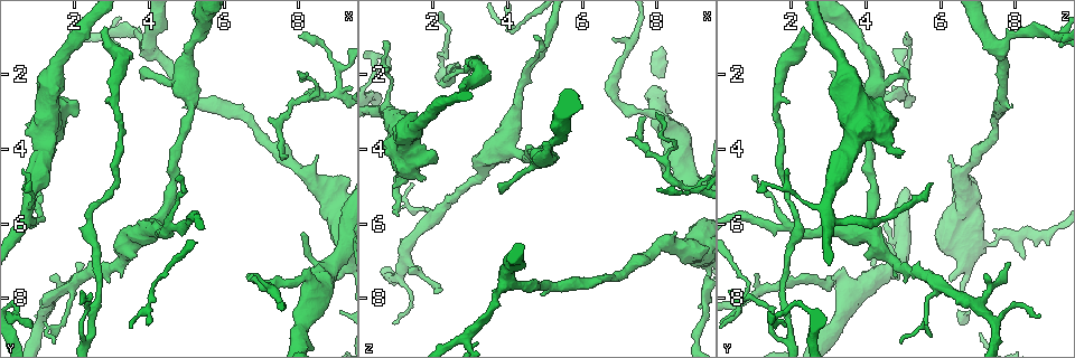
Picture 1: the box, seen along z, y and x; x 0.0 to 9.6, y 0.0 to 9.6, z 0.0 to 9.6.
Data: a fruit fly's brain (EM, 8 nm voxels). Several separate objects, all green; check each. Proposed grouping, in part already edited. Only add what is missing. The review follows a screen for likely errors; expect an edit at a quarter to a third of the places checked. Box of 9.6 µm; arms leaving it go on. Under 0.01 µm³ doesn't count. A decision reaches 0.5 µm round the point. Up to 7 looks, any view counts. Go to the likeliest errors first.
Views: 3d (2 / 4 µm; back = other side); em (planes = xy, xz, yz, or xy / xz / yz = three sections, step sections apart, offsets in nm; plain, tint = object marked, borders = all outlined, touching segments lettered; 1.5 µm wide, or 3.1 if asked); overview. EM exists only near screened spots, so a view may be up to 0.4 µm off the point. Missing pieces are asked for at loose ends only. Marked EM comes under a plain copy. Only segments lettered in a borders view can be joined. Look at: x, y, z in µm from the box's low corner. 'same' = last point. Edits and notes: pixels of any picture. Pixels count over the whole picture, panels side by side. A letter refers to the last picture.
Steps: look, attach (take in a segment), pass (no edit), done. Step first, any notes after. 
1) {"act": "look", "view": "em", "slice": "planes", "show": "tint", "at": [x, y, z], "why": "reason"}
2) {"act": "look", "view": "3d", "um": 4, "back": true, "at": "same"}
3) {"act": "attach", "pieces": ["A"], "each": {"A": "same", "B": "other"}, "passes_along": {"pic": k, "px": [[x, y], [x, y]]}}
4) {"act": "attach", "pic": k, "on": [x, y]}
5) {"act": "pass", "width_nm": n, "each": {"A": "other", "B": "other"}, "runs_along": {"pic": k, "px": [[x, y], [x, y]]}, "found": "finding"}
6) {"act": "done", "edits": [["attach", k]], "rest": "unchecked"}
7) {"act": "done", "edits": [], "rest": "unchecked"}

{"act": "look", "view": "em", "slice": "planes", "show": "borders", "at": [8.00, 1.95, 3.00]}

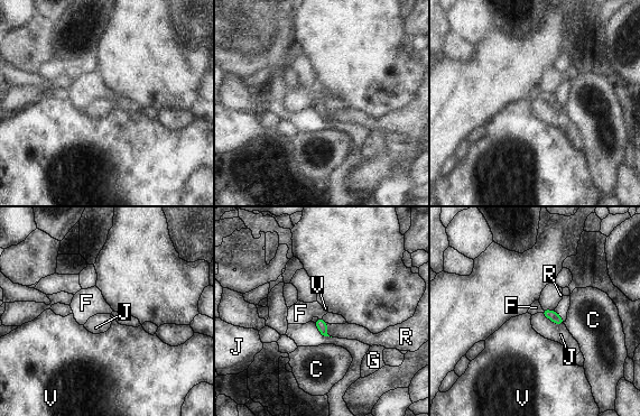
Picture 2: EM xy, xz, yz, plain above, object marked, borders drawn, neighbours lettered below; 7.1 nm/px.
{"act": "pass", "each": {"C": "other", "F": "other", "G": "other", "J": "other", "R": "other", "V": "other"}, "found": "none of them fits"}

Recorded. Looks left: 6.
{"act": "look", "view": "em", "slice": "xy", "step": 8, "show": "borders", "at": [2.05, 7.10, 7.85], "why": "free end"}

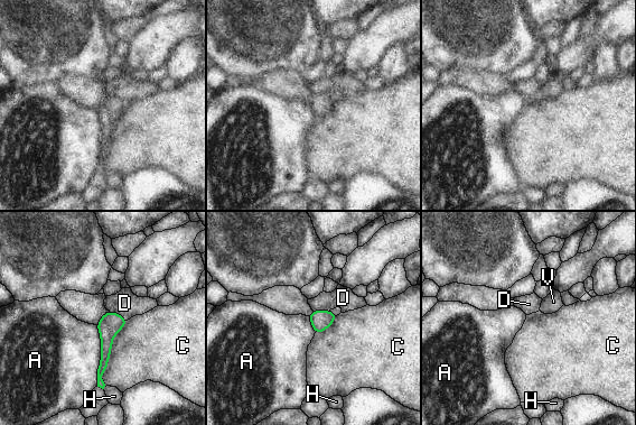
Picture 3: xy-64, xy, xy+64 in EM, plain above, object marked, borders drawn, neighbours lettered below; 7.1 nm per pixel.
{"act": "look", "view": "em", "slice": "planes", "show": "borders", "at": "same", "why": "cut it another way"}

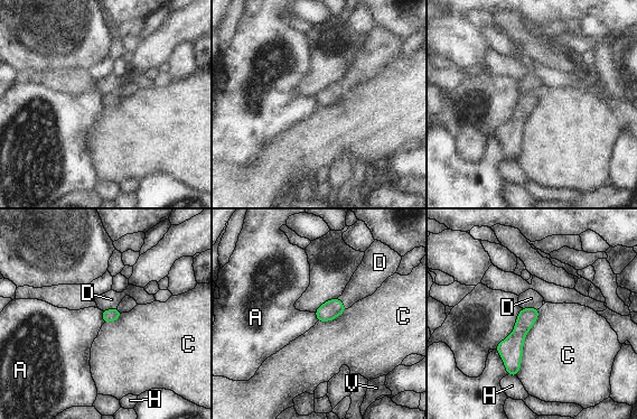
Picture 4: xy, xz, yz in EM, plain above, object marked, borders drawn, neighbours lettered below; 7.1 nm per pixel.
{"act": "attach", "pieces": ["V"], "width_nm": 100, "each": {"A": "other", "C": "other", "D": "other", "H": "other", "V": "same"}, "passes_along": {"pic": 4, "px": [[111, 315], [119, 310], [128, 304]]}, "found": "the cell continues"}

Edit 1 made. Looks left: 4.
{"act": "look", "view": "overview"}

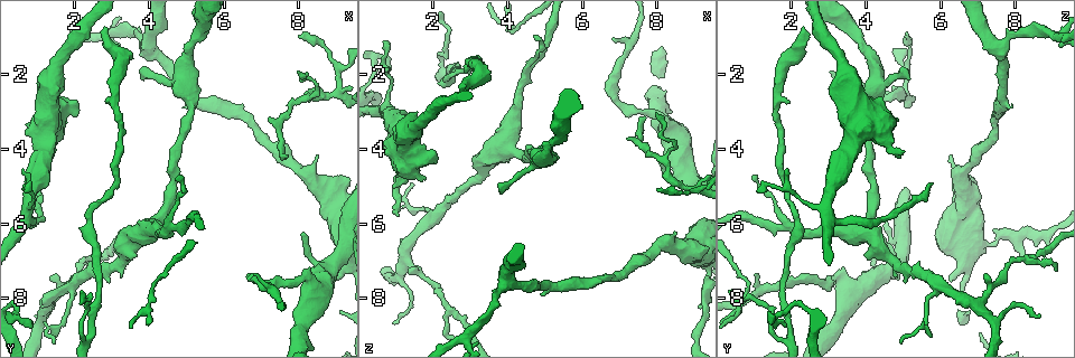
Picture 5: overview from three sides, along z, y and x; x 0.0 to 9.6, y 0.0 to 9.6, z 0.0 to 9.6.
{"act": "look", "view": "em", "slice": "planes", "show": "borders", "at": [0.95, 8.50, 8.65], "why": "branch stops here"}

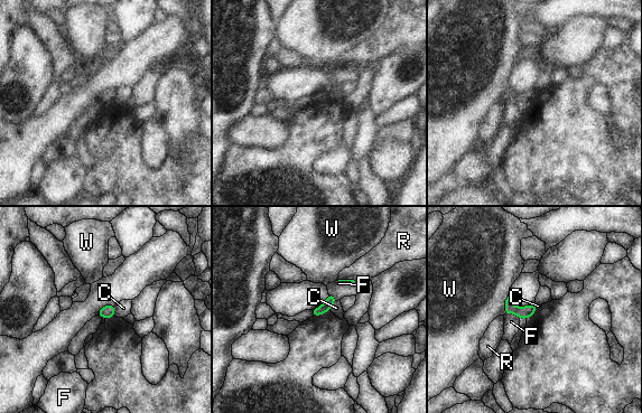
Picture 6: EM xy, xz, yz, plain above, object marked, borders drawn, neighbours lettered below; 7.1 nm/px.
{"act": "pass", "width_nm": 70, "each": {"C": "other", "F": "other", "R": "other", "W": "other"}, "border": {"pic": 6, "px": [[114, 304], [115, 316]]}, "found": "none of them fits"}

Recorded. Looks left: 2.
{"act": "done", "edits": [["attach", 4]], "rest": "unchecked"}

